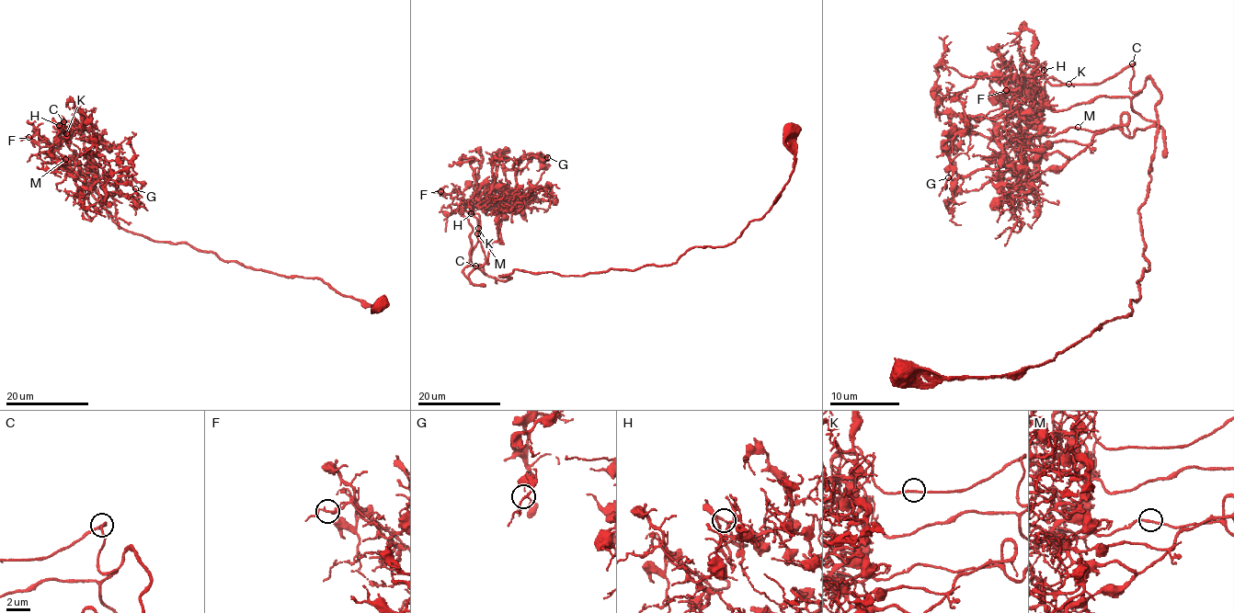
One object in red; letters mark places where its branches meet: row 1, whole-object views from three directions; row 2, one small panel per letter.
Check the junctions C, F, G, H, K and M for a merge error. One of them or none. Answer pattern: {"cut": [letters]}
{"cut": []}

